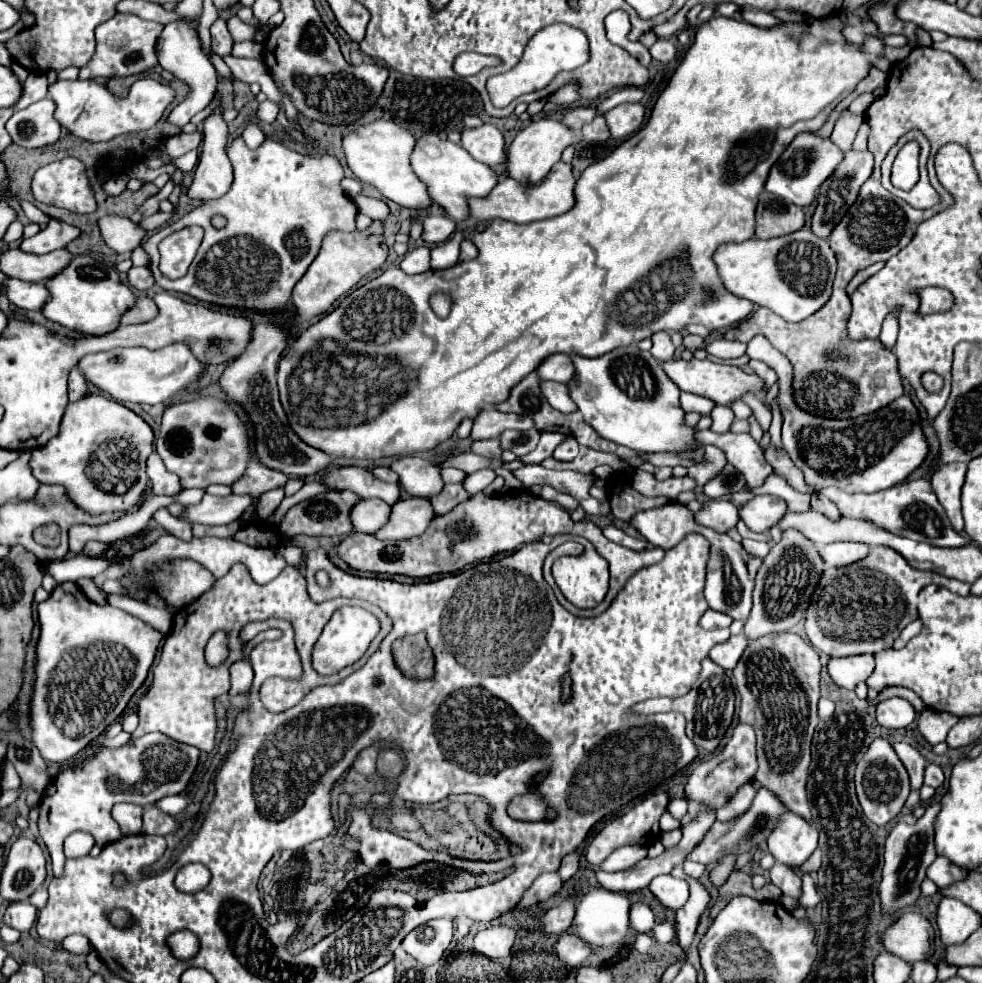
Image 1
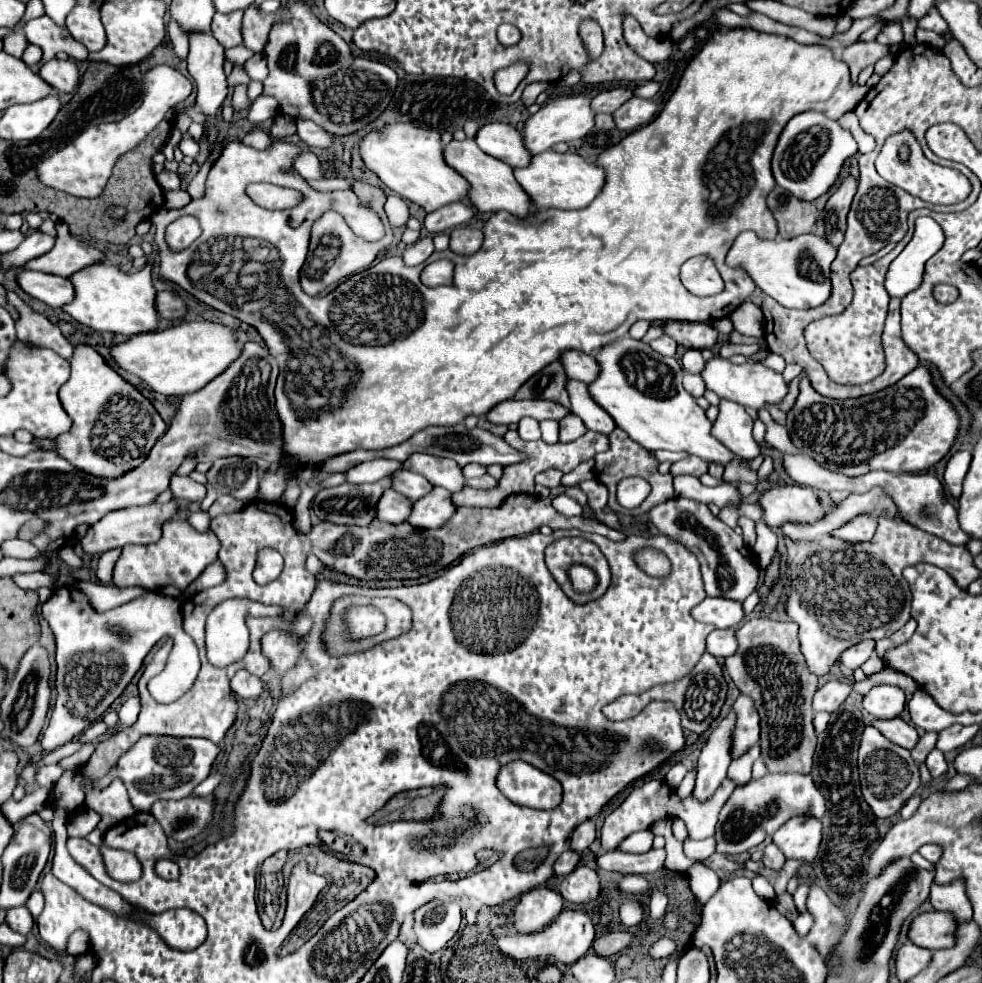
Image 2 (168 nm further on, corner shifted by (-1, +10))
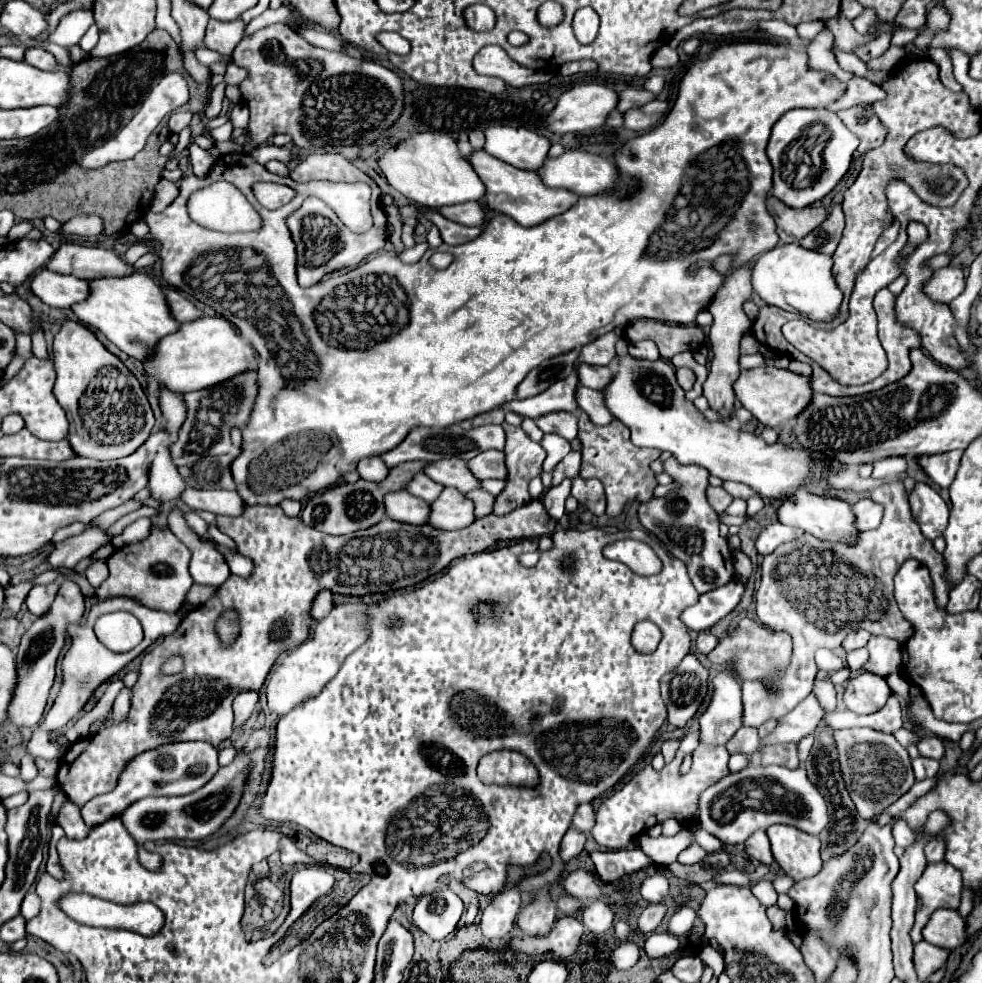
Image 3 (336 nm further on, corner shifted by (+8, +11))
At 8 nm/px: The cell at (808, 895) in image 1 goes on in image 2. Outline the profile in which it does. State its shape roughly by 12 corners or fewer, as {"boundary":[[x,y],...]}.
{"boundary":[[819,886],[807,910],[815,918],[809,938],[821,956],[839,942],[845,914]]}

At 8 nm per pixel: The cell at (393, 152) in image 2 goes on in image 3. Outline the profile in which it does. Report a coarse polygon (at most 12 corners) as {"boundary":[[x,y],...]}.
{"boundary":[[442,133],[384,153],[394,189],[428,209],[482,201],[482,179]]}

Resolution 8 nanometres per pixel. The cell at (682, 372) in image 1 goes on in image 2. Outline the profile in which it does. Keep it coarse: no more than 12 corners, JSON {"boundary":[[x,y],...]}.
{"boundary":[[713,356],[701,378],[741,406],[779,404],[781,374],[755,362]]}

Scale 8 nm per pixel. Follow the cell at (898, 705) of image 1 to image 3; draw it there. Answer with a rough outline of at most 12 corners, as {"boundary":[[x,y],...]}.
{"boundary":[[876,673],[846,681],[844,703],[858,715],[876,713],[890,687]]}

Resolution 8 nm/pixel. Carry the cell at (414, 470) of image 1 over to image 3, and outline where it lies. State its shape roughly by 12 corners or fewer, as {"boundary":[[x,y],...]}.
{"boundary":[[458,457],[430,463],[424,473],[468,493],[480,487]]}

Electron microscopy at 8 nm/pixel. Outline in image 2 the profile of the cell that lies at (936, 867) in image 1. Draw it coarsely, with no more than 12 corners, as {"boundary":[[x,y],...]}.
{"boundary":[[925,844],[919,854],[937,864],[943,850],[941,846]]}

